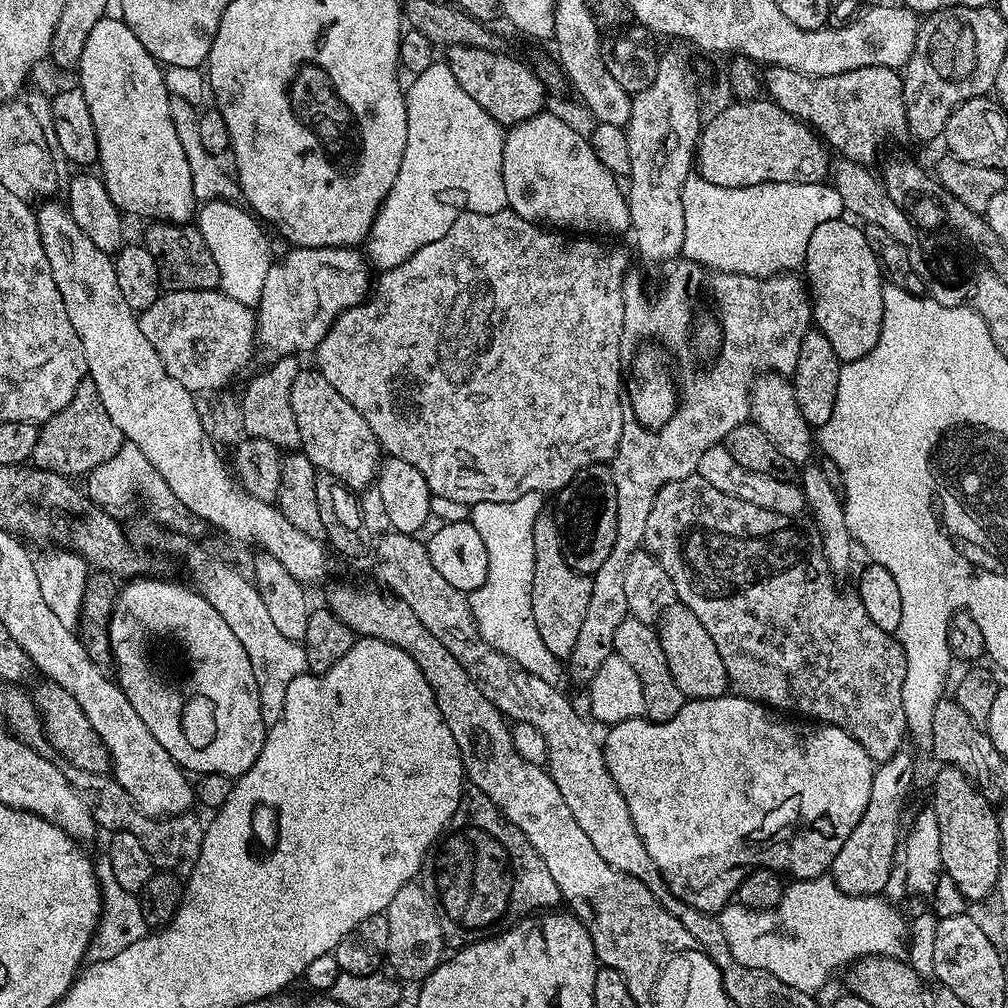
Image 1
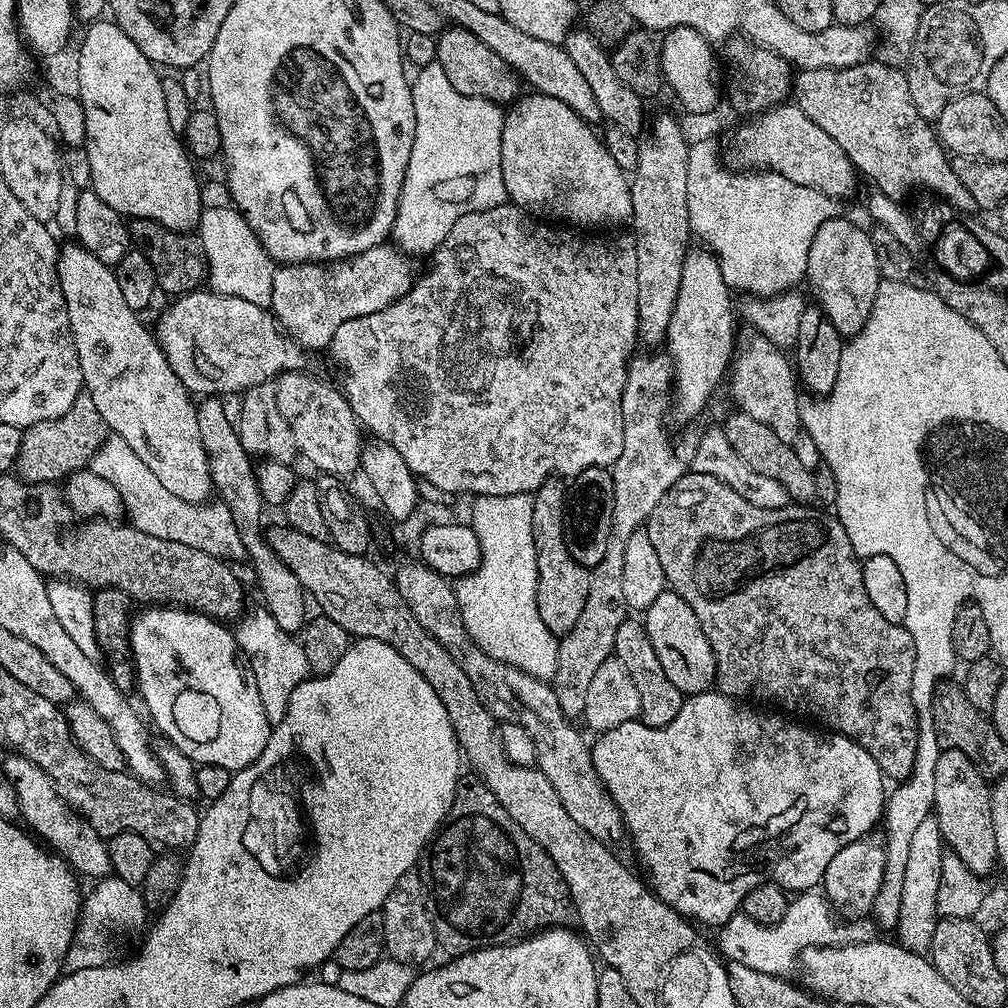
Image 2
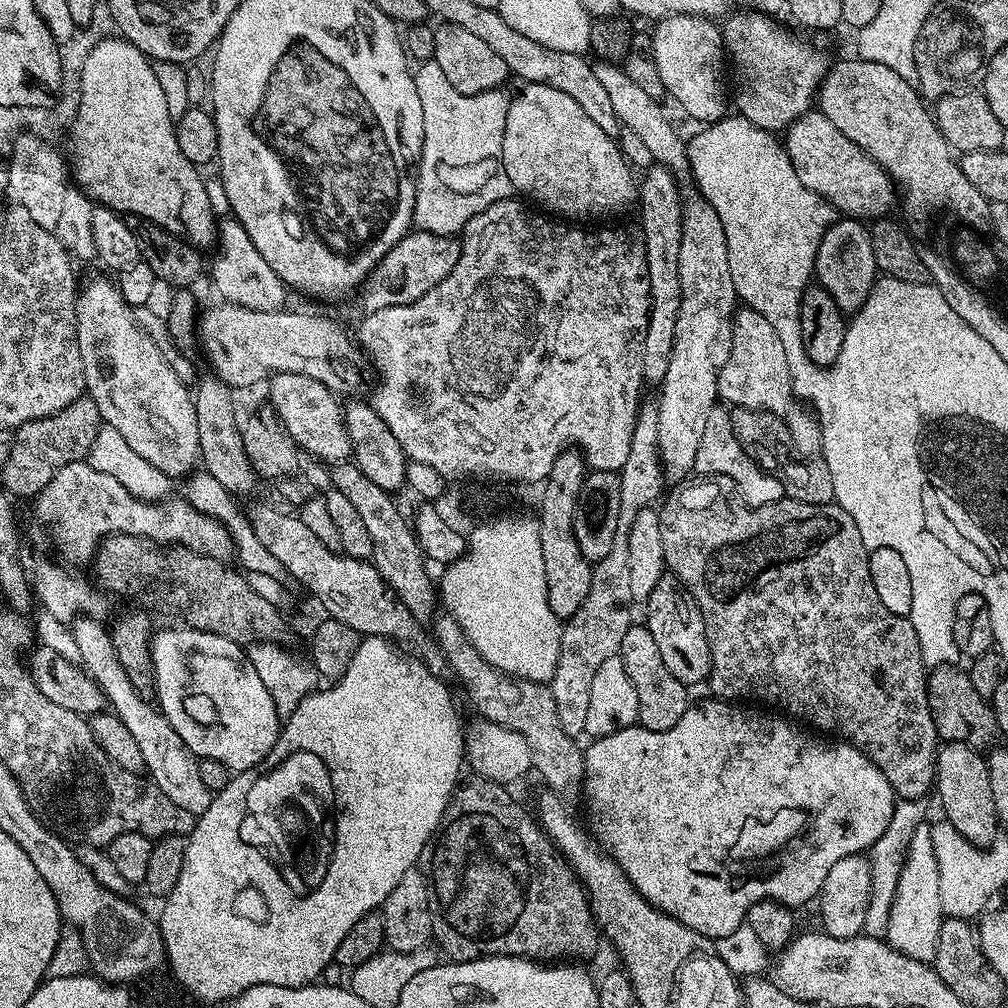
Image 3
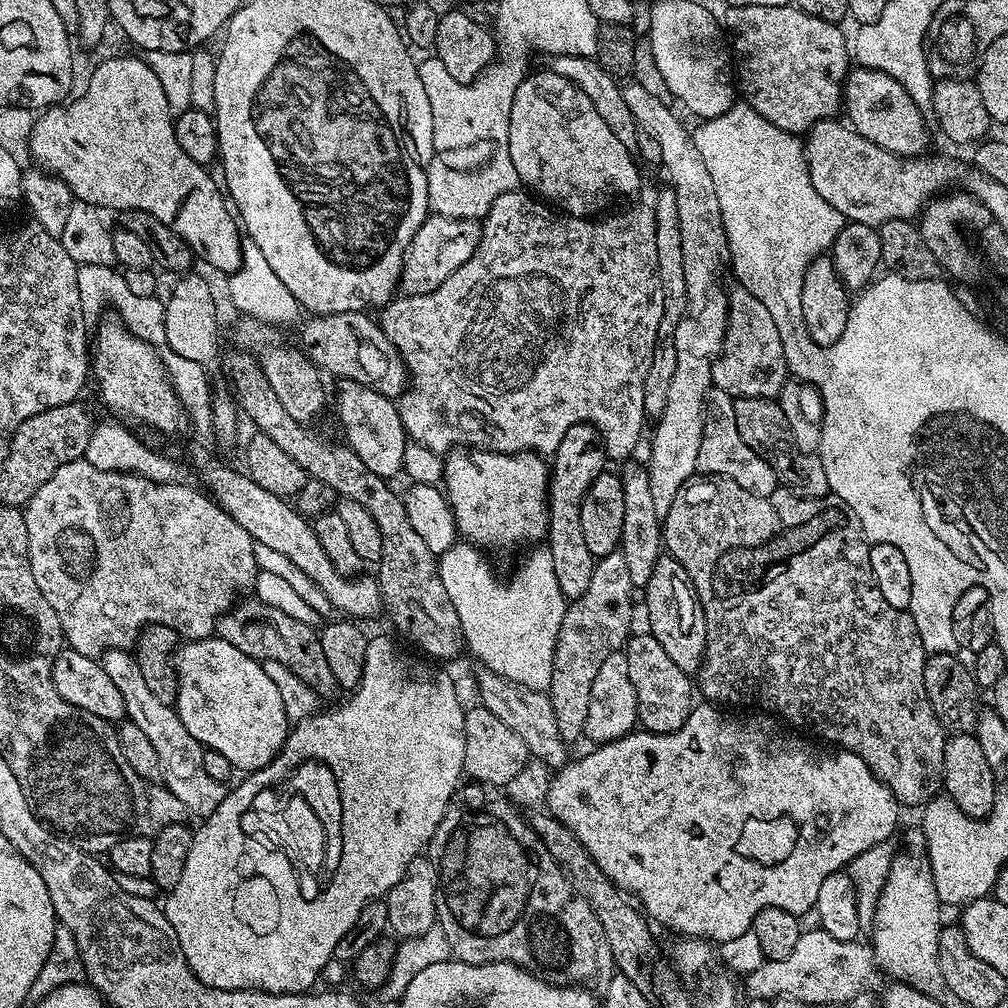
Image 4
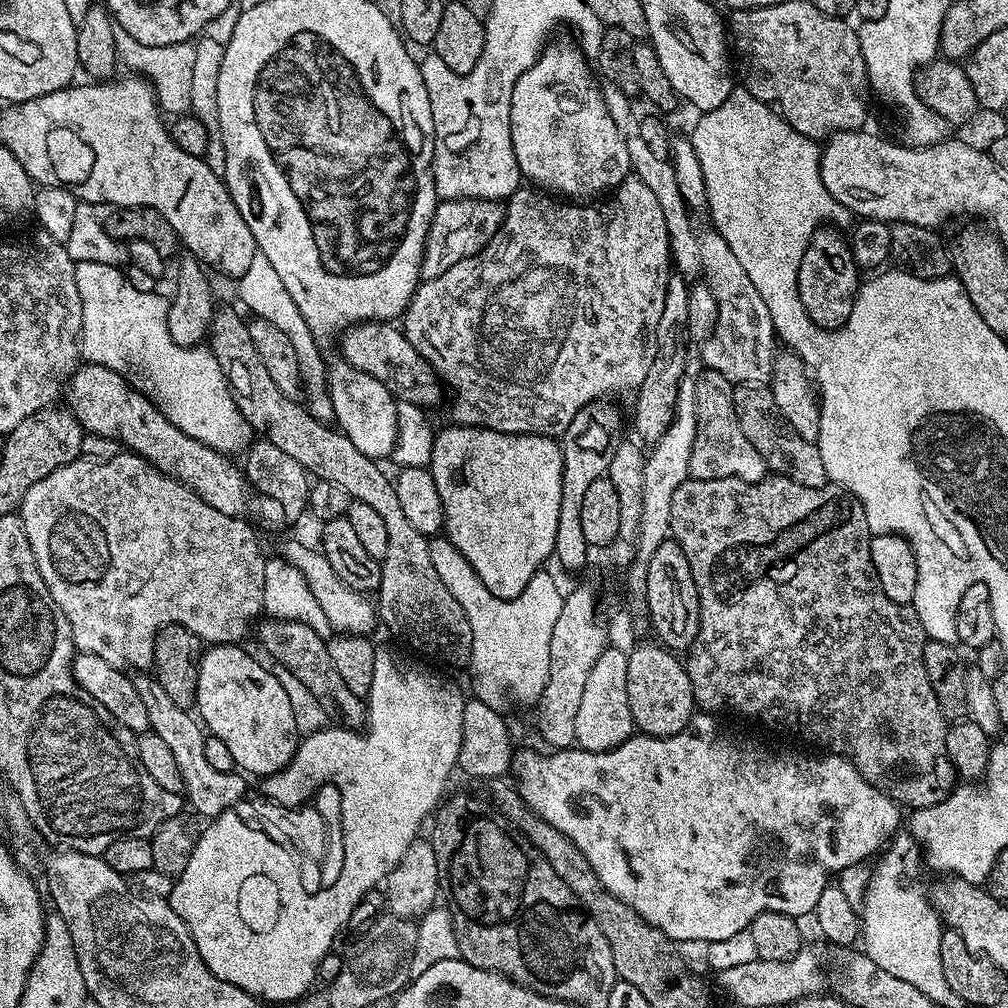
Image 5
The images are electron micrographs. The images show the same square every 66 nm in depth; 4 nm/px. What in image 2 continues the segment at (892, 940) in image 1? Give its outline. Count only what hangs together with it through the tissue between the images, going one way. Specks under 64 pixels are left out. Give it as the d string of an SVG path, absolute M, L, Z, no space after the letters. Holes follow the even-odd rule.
M811 891L795 895L789 901L786 914L776 924L759 924L743 914L730 917L718 929L718 935L720 935L720 948L718 947L718 952L725 961L742 962L742 966L750 966L750 970L758 970L762 974L787 977L789 975L788 971L791 968L793 971L797 967L800 953L806 949L857 944L860 941L873 939L875 932L875 927L869 919L856 918L849 920L840 917L821 893Z

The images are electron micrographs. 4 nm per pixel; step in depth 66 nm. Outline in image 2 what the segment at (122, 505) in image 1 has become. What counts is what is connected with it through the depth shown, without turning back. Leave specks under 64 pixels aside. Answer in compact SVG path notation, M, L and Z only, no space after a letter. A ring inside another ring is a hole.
M112 434L104 441L104 447L98 449L89 462L87 471L93 472L98 478L104 478L118 490L124 503L124 512L133 528L142 530L146 534L154 534L154 538L166 538L170 542L182 542L182 546L194 546L194 550L202 550L211 556L218 556L225 562L240 562L245 559L242 540L238 534L238 527L234 524L231 511L221 502L205 502L191 504L178 494L170 494L162 482L130 450L126 438Z

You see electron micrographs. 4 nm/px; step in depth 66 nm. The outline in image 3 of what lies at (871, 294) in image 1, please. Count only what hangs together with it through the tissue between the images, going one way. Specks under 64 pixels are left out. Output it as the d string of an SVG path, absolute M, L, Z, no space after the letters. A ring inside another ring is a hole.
M840 218L829 225L817 250L814 276L819 287L825 288L830 298L834 298L841 312L859 312L878 279L871 231L855 218Z

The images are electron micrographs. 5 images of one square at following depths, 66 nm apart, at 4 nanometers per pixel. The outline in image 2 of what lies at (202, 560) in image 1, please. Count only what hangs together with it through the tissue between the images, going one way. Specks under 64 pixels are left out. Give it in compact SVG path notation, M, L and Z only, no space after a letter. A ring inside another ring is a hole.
M258 606L250 612L241 615L235 625L236 645L254 674L254 682L258 682L258 694L262 697L262 708L266 710L266 718L275 725L282 722L282 718L286 718L290 694L294 694L294 690L302 681L309 679L306 650L293 633L278 626L267 608Z

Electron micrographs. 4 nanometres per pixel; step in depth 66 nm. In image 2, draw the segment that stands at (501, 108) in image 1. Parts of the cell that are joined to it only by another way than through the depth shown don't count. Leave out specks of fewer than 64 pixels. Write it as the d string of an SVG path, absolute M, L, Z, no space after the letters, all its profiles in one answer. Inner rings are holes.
M455 26L445 27L444 31L436 37L436 63L440 65L446 78L450 78L450 86L464 96L477 96L501 106L508 106L521 95L522 81L486 42L474 38L470 30Z

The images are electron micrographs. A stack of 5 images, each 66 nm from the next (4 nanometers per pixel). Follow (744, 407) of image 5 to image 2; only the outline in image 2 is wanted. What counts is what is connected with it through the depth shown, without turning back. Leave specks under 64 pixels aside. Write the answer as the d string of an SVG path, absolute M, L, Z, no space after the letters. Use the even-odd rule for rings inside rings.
M739 410L733 411L733 413L728 421L723 421L722 427L726 438L730 438L730 446L734 446L734 450L738 450L738 458L742 458L742 462L746 462L746 466L750 466L750 470L754 470L766 478L774 478L778 482L782 482L782 486L786 486L788 491L789 501L797 504L815 505L817 503L816 491L819 488L821 505L828 506L835 501L836 497L832 494L834 478L830 480L828 480L828 476L818 476L817 478L813 471L802 466L802 462L798 462L795 447L782 442L782 438L778 438L778 434L774 434L774 430L770 430L770 426L758 422L758 418L750 418L750 414Z

